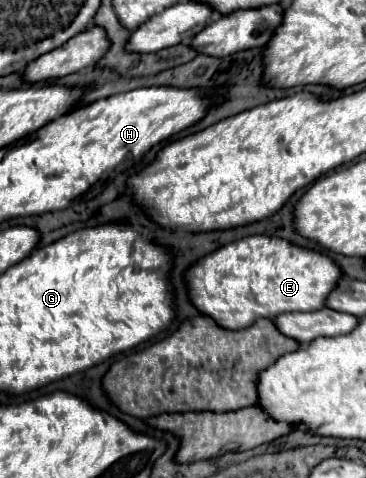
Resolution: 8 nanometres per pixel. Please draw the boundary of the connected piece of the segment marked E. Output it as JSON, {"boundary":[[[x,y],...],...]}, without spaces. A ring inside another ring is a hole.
{"boundary":[[[250,235],[220,247],[190,267],[186,281],[192,303],[226,329],[250,327],[260,317],[326,307],[330,291],[342,279],[342,267],[322,251],[300,247],[288,239]]]}

